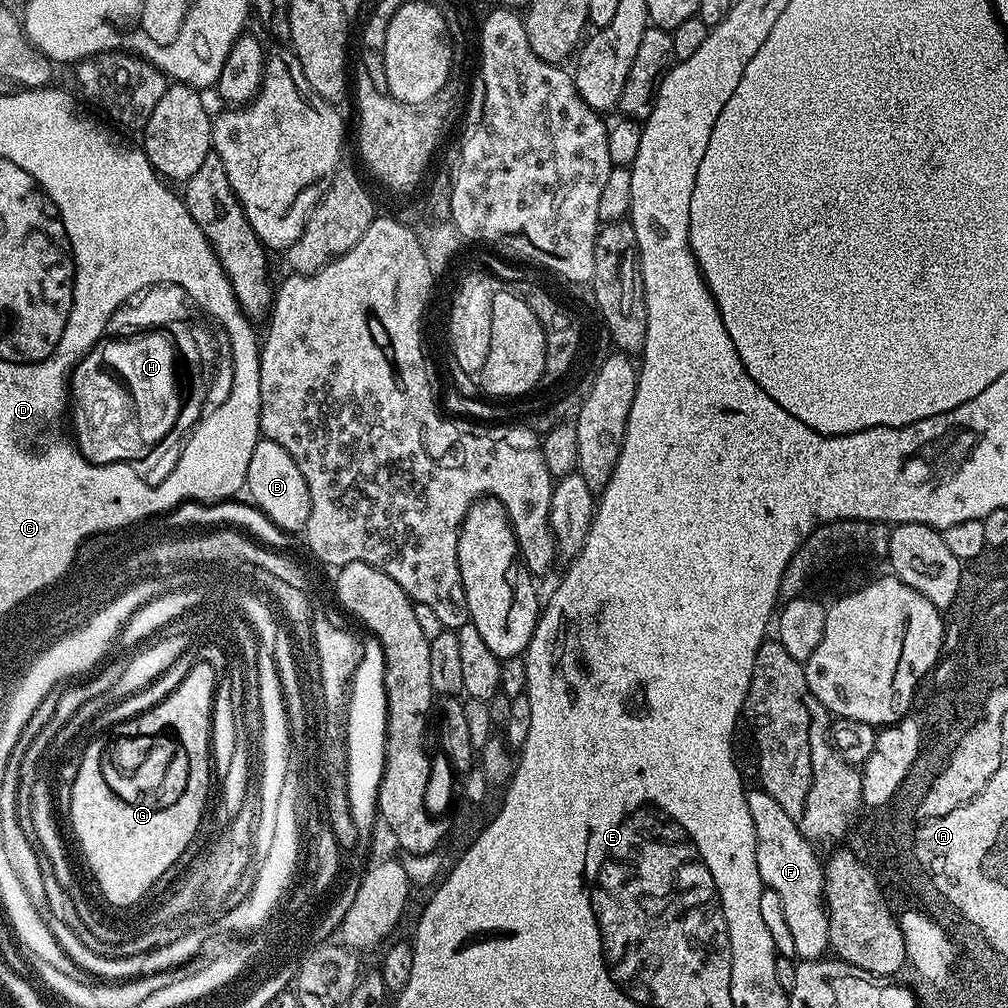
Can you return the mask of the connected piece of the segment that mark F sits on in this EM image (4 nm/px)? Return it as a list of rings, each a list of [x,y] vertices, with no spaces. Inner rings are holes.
[[[763,790],[748,792],[750,818],[754,818],[756,831],[756,853],[758,854],[758,874],[765,888],[774,890],[782,900],[786,923],[794,938],[795,955],[800,960],[819,960],[829,951],[830,926],[824,894],[824,864],[816,857],[817,849],[804,836],[799,826]]]

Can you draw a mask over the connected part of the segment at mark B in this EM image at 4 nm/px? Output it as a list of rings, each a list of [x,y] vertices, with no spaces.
[[[261,438],[254,446],[254,454],[250,454],[250,466],[244,479],[246,492],[249,492],[251,503],[259,508],[281,533],[303,533],[306,522],[310,518],[310,490],[306,486],[306,478],[302,478],[302,470],[298,470],[298,462],[278,446],[278,442]]]

